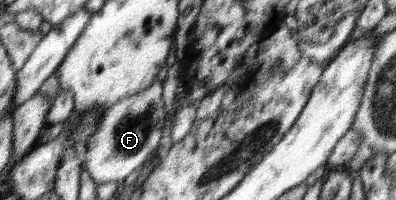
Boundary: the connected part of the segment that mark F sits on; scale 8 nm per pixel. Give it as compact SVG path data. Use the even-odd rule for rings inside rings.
M157 79L147 89L117 101L103 112L99 126L86 146L85 157L85 170L97 184L113 181L122 183L131 172L149 160L147 156L157 150L167 118L161 93L162 83Z

